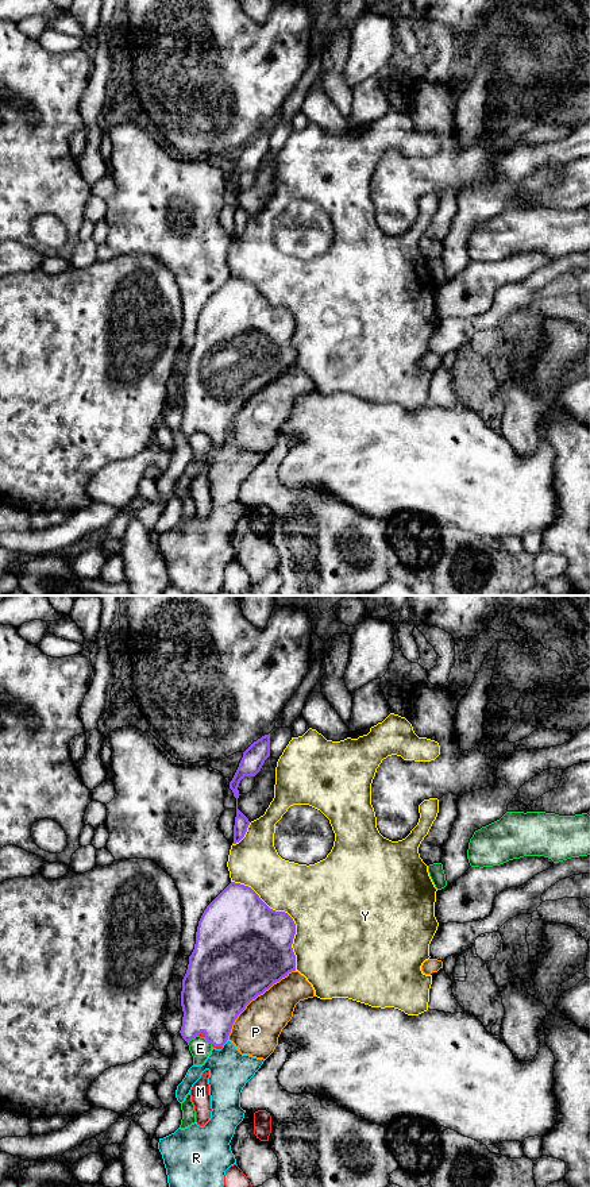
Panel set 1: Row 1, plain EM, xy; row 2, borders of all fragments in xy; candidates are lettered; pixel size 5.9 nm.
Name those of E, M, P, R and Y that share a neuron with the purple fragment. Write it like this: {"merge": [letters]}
{"merge": ["M"]}

